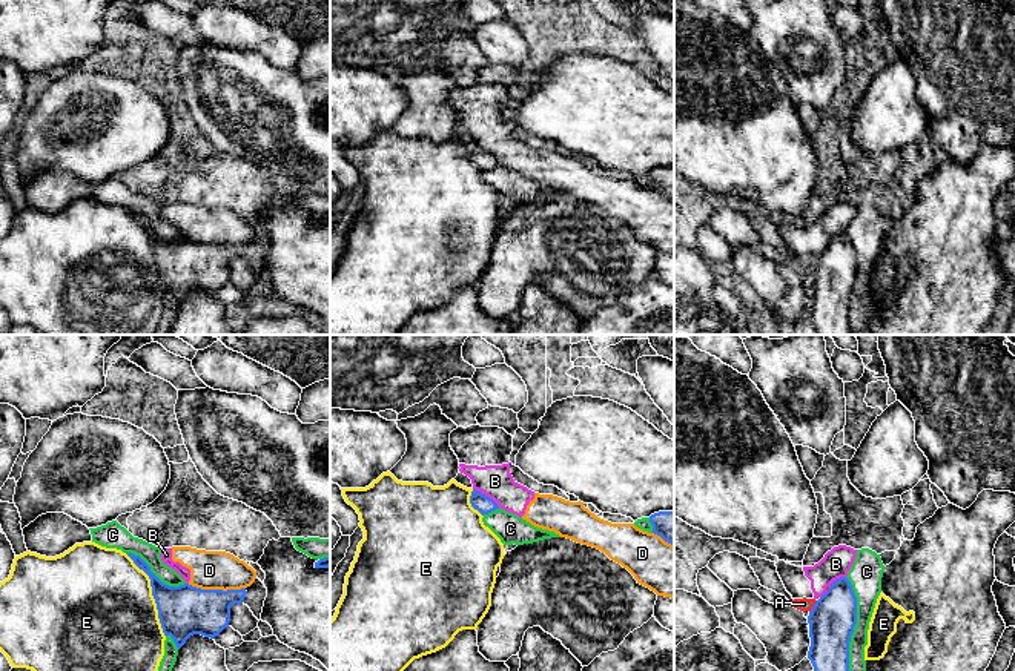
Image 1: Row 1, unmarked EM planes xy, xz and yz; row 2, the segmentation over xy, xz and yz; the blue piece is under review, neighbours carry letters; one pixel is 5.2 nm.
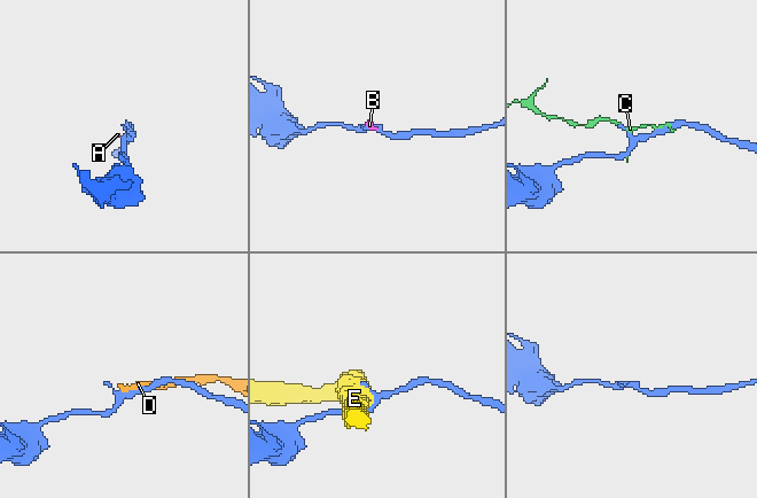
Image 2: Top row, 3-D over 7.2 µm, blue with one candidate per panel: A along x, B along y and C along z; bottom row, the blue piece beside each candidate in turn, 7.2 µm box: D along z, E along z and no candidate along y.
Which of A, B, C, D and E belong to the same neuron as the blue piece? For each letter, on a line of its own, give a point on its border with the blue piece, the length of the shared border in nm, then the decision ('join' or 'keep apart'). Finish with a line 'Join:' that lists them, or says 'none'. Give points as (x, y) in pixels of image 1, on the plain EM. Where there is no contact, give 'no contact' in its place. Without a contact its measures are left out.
A: contact yz (813, 263); length 80 nm; keep apart
B: contact xz (487, 152); length 180 nm; keep apart
C: contact yz (854, 281); length 550 nm; keep apart
D: contact xy (217, 246); length 300 nm; keep apart
E: contact xy (152, 251); length 480 nm; keep apart
Join: none

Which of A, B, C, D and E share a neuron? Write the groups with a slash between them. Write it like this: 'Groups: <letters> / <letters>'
Groups: A B D / C / E

